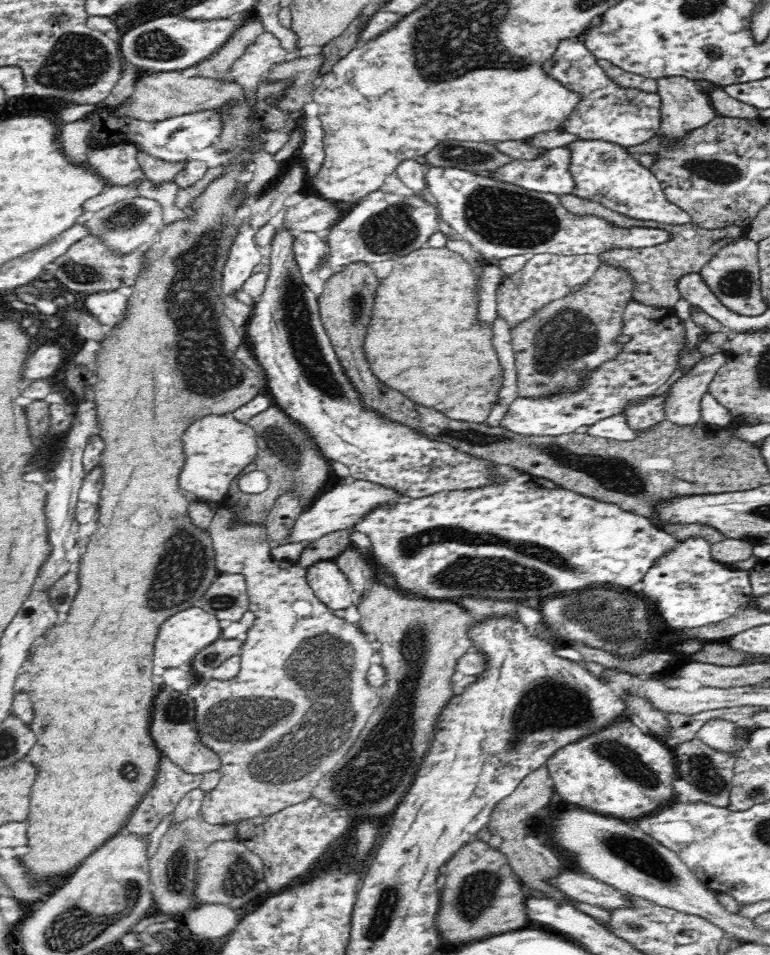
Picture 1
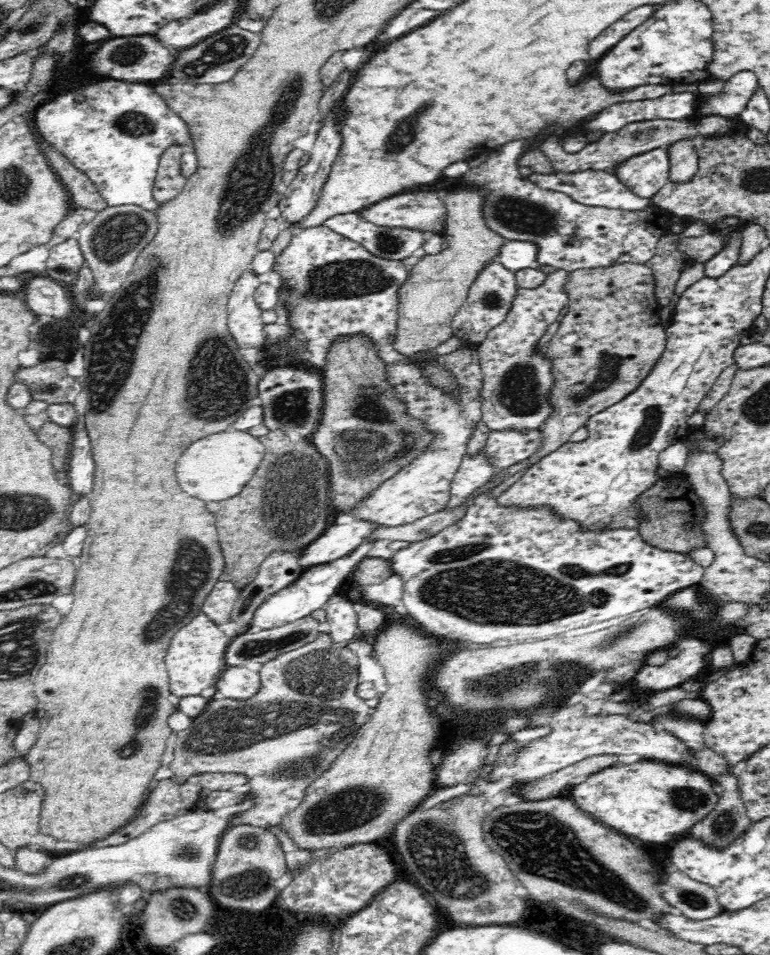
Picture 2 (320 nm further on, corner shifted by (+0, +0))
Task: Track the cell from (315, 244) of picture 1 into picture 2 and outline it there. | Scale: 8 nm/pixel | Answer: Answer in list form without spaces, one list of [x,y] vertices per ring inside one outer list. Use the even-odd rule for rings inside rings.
[[[321,224],[295,234],[288,246],[275,256],[273,270],[288,291],[287,323],[292,330],[302,333],[303,340],[308,344],[329,349],[336,340],[360,335],[368,337],[368,341],[378,350],[383,345],[393,346],[397,333],[400,288],[408,282],[411,273],[410,267],[402,260],[380,258],[368,252],[360,243]]]

